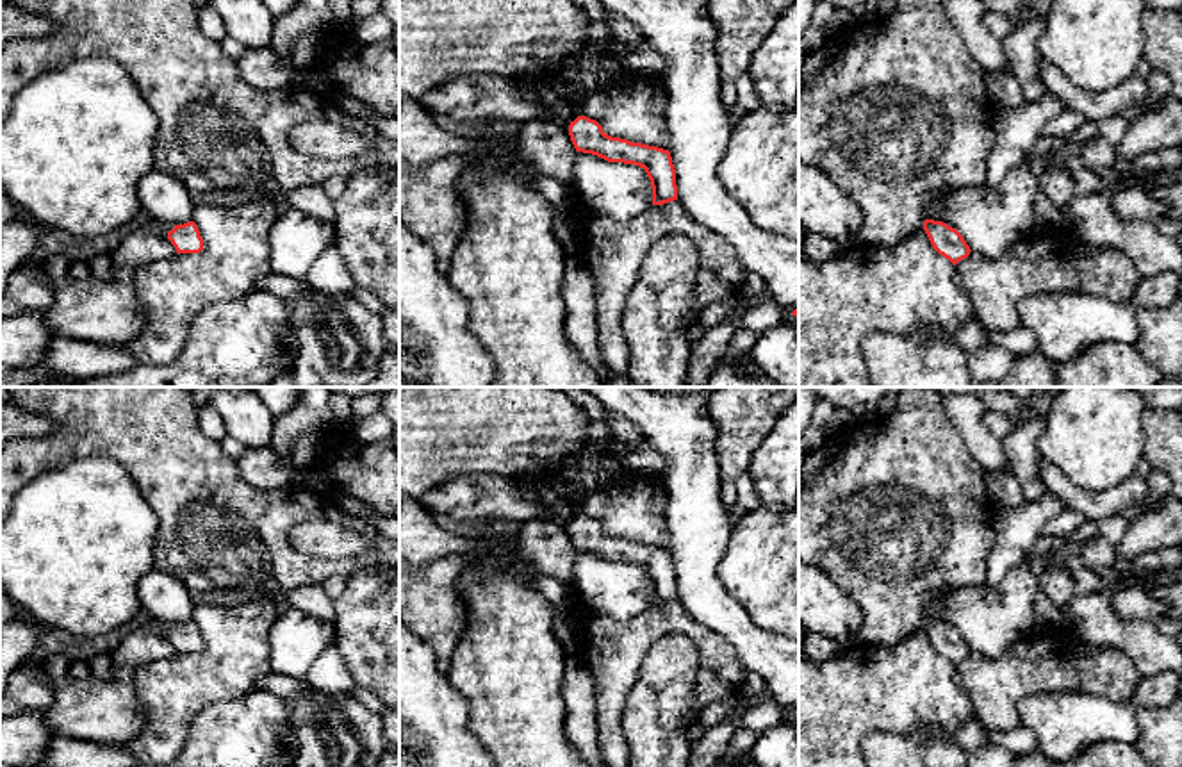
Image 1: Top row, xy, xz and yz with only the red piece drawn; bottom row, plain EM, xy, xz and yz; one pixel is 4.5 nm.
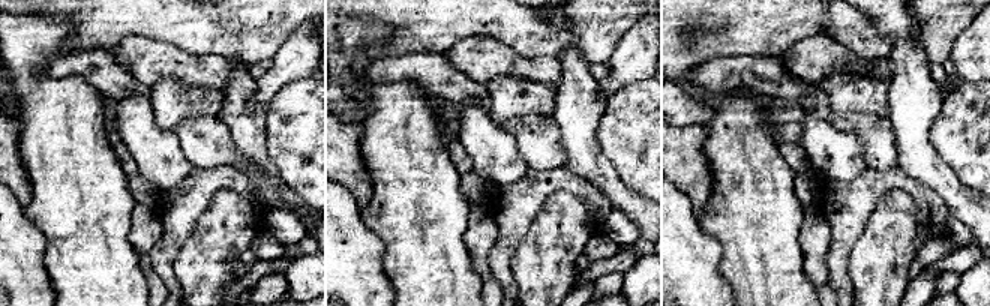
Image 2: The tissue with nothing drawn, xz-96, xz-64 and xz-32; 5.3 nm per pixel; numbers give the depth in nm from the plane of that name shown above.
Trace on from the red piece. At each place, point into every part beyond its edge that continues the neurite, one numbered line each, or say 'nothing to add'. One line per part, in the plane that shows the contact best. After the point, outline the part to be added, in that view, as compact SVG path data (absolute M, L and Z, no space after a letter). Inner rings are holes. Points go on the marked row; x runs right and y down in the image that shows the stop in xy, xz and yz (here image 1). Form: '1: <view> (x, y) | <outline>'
1: xy (155, 225) | M144 218L143 221L148 223L152 230L162 232L164 235L168 235L168 232L175 228L175 225L171 223L160 223L152 218Z

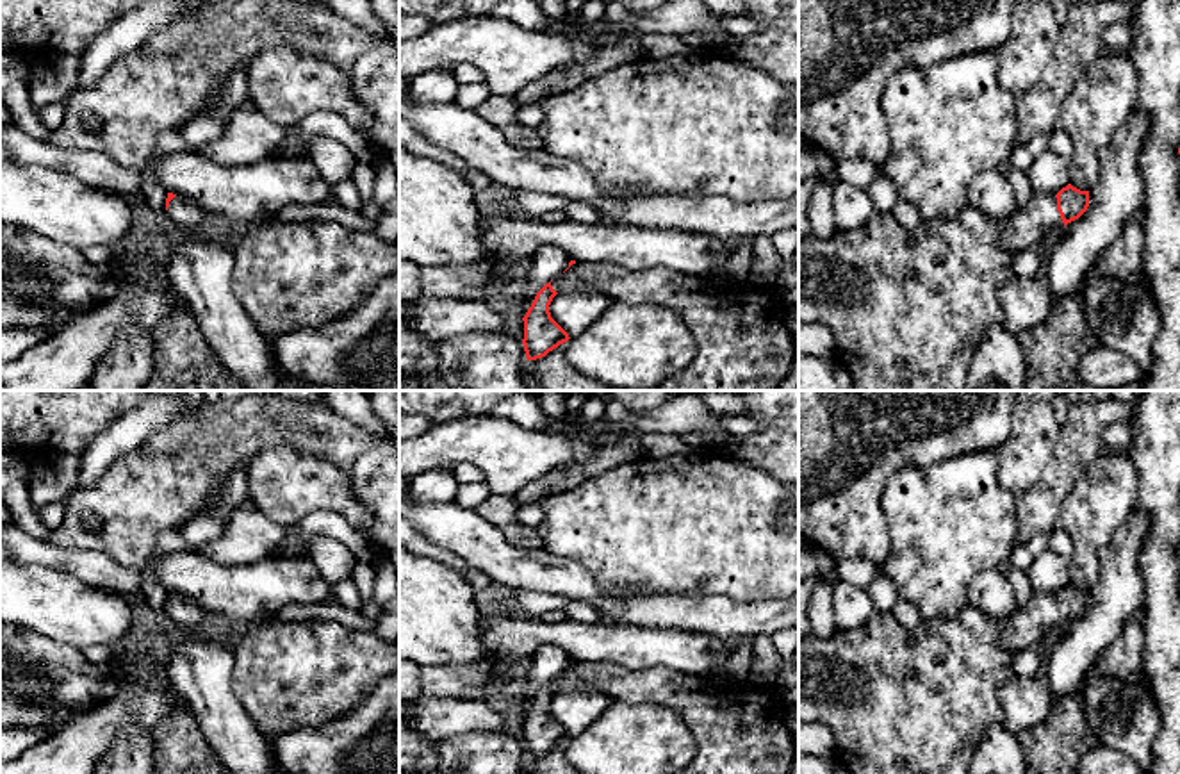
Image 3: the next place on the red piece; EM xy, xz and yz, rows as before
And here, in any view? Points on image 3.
1: yz (1038, 220) | M1034 194L1007 218L1002 244L1018 253L1034 244L1048 244L1064 228L1055 194Z

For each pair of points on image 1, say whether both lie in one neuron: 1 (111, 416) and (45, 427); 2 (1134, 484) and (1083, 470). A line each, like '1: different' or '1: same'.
1: different
2: different

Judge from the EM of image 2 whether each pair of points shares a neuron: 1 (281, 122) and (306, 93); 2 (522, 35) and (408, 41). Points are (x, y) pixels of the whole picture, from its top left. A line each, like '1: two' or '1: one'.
1: one
2: one

